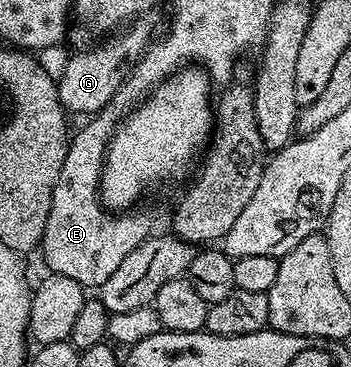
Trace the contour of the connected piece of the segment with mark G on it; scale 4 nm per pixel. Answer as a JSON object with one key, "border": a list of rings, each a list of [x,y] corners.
{"border":[[[137,20],[128,28],[106,37],[100,44],[74,53],[67,60],[67,68],[62,78],[56,81],[62,106],[70,115],[92,116],[102,110],[111,100],[111,96],[115,96],[115,92],[133,71],[138,60],[144,56],[150,42],[148,24],[145,20]]]}

